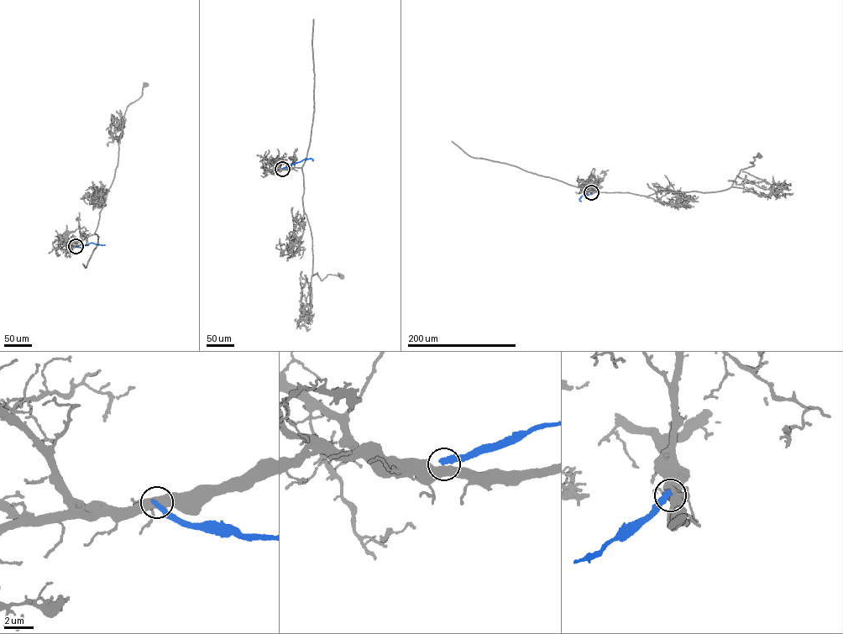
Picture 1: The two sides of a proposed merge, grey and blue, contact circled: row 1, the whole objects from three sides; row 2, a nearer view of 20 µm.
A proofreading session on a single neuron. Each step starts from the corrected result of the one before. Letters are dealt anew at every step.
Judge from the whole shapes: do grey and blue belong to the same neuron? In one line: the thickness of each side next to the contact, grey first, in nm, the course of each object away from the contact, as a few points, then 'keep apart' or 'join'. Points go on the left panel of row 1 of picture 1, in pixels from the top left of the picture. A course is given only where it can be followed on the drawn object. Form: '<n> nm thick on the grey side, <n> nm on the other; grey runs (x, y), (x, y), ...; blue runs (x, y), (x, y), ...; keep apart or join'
550 nm thick on the grey side, 360 nm on the other; grey runs (75, 246), (93, 234), (96, 227), (117, 165), (123, 119), (127, 107), (138, 99), (146, 85); blue runs (75, 246), (81, 247), (92, 243), (105, 244); keep apart

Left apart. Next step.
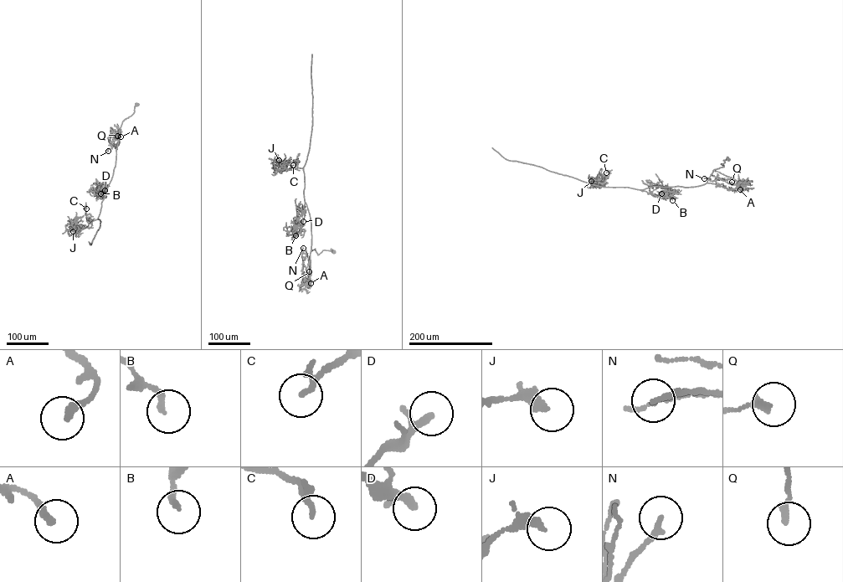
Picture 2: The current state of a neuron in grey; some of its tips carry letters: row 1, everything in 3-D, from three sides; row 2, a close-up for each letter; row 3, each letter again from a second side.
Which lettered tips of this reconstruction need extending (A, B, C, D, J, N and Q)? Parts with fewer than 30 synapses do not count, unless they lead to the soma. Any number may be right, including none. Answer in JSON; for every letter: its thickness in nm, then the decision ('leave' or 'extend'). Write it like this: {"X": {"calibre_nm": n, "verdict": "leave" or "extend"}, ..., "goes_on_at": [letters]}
{"A": {"calibre_nm": 260, "verdict": "leave"}, "B": {"calibre_nm": 190, "verdict": "leave"}, "C": {"calibre_nm": 220, "verdict": "leave"}, "D": {"calibre_nm": 190, "verdict": "extend"}, "J": {"calibre_nm": 340, "verdict": "leave"}, "N": {"calibre_nm": 150, "verdict": "leave"}, "Q": {"calibre_nm": 240, "verdict": "leave"}, "goes_on_at": ["D"]}

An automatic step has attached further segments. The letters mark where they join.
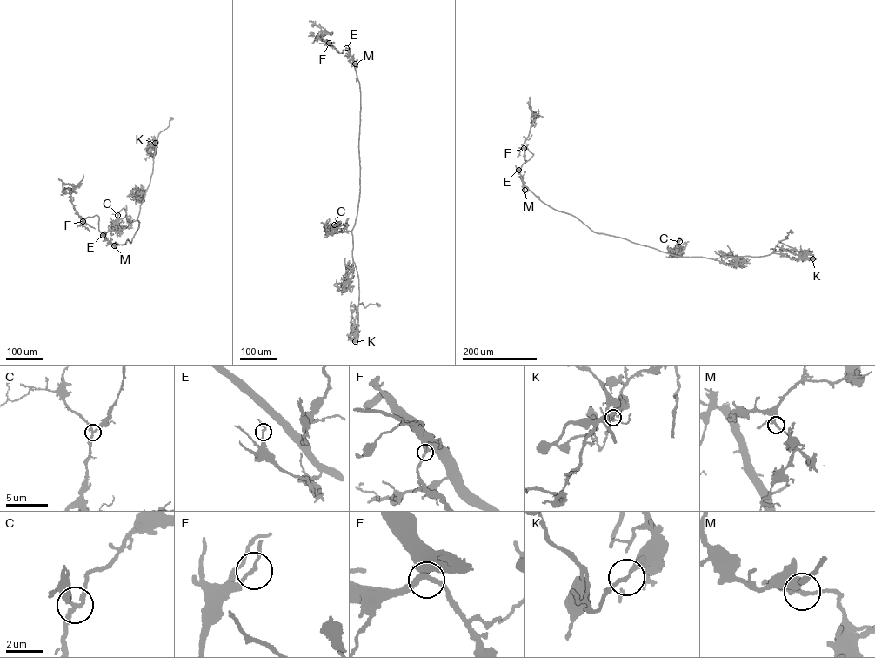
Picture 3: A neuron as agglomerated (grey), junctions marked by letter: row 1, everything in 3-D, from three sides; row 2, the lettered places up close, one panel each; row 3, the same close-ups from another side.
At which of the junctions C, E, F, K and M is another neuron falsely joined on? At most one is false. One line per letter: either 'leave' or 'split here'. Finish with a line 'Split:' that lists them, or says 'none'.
C: leave
E: leave
F: leave
K: split here
M: leave
Split: K

